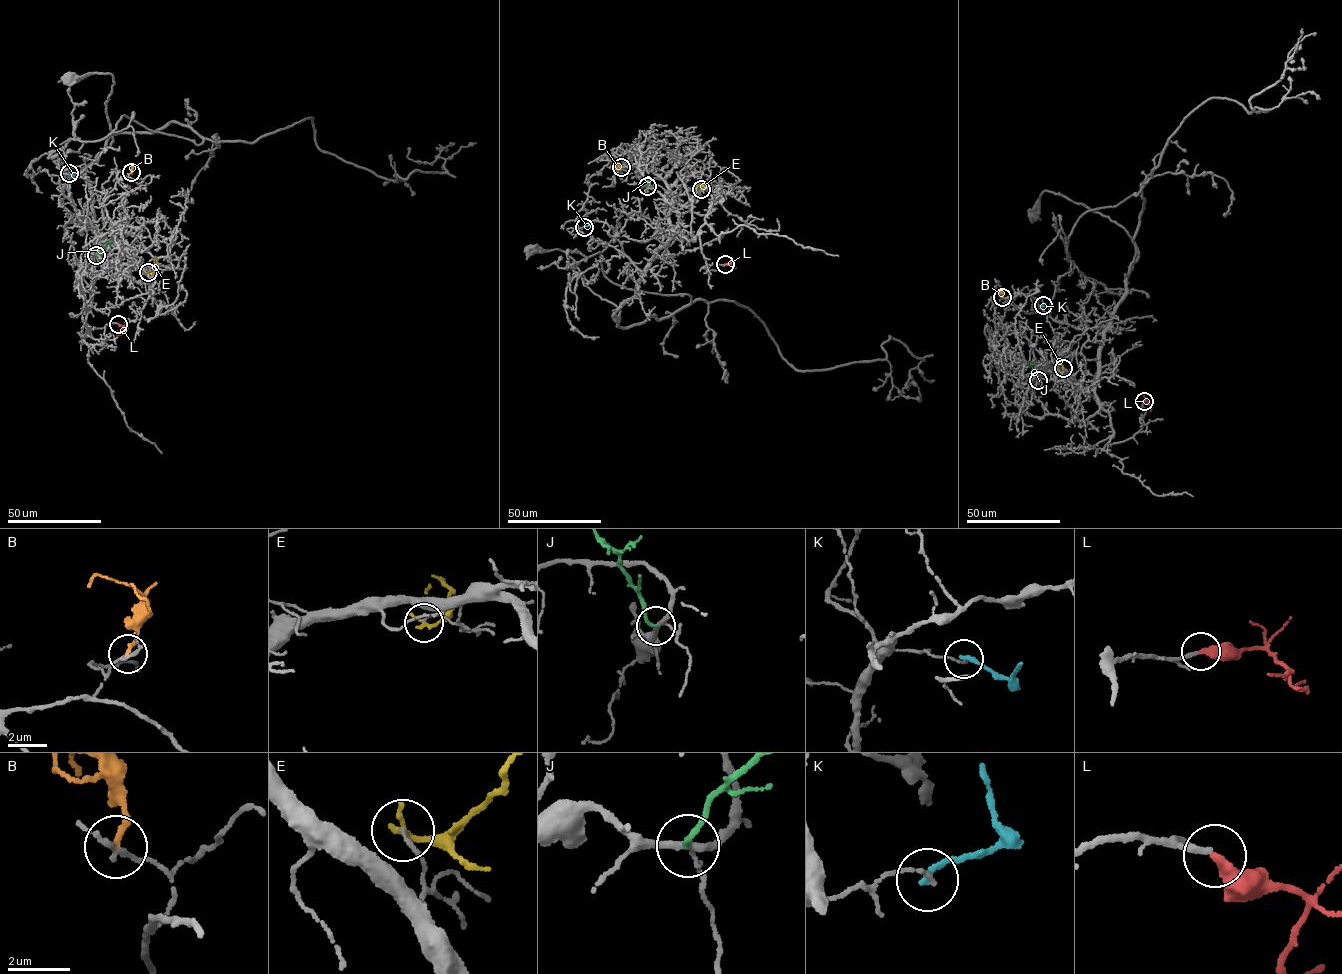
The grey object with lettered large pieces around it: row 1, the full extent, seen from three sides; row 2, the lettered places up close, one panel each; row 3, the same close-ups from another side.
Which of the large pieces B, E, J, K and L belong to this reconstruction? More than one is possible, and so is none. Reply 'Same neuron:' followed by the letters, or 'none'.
Same neuron: L

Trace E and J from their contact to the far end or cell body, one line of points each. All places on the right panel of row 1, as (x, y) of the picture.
E: (1063, 368), (1056, 352)
J: (1038, 379), (1030, 362)

